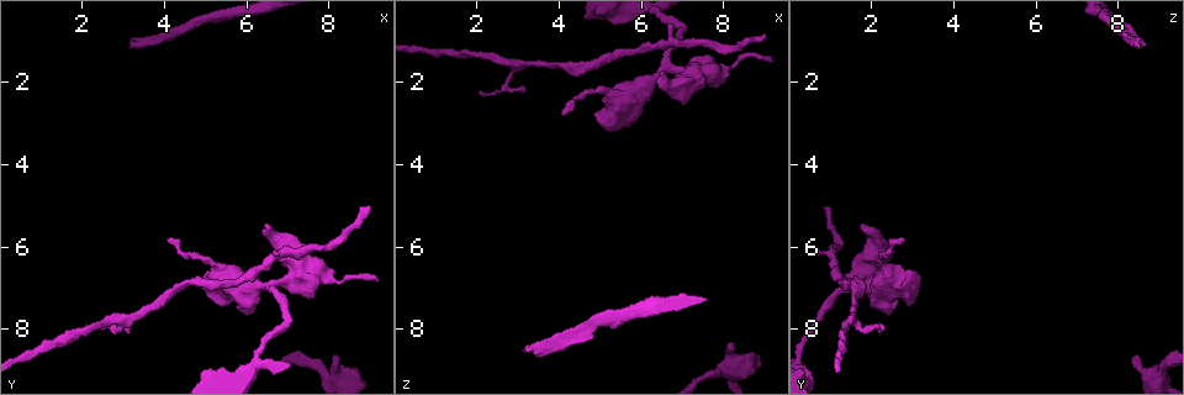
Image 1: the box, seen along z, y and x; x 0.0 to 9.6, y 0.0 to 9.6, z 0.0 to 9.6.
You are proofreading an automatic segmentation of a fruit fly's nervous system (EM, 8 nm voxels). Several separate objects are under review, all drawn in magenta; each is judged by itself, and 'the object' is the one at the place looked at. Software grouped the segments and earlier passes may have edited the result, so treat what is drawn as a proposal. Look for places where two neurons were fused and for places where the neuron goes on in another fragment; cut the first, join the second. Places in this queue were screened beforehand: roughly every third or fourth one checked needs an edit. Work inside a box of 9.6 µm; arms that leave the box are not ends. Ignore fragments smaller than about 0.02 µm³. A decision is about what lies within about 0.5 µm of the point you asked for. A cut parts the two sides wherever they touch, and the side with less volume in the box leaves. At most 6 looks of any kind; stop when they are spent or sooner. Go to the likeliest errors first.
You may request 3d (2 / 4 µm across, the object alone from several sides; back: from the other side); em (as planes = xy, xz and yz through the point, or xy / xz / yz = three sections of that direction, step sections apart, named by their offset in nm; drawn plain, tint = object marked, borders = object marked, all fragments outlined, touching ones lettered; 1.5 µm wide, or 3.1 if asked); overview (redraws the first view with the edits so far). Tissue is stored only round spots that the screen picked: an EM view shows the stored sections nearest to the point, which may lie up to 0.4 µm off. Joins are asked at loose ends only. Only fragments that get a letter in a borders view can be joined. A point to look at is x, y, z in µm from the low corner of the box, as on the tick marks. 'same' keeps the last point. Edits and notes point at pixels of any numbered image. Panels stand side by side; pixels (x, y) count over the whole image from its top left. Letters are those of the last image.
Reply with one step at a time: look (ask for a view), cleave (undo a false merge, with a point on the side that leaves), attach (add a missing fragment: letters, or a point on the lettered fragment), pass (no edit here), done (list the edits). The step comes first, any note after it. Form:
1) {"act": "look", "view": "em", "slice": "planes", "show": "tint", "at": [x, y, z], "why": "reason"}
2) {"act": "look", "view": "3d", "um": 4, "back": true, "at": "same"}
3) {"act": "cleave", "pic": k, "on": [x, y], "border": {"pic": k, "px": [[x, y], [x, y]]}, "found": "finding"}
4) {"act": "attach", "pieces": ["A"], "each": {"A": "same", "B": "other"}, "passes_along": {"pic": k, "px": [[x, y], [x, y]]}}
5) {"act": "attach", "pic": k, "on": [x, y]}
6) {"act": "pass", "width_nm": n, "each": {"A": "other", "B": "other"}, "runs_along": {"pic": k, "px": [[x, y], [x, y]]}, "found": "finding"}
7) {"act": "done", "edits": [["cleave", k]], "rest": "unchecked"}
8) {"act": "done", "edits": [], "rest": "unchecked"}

{"act": "look", "view": "em", "slice": "planes", "show": "borders", "at": [3.15, 1.20, 8.50], "why": "an open end"}

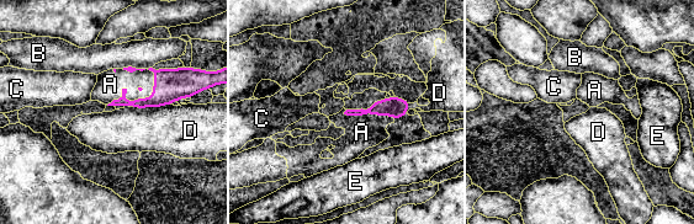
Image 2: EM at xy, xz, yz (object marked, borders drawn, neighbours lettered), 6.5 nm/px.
{"act": "attach", "pieces": ["A"], "each": {"A": "same", "B": "other", "C": "other", "D": "other", "E": "other"}, "passes_along": {"pic": 2, "px": [[170, 85], [134, 99], [110, 84]]}, "found": "it goes on there"}

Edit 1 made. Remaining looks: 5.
{"act": "look", "view": "em", "slice": "xz", "step": 8, "show": "borders", "at": [9.05, 5.00, 0.85], "why": "long arm stops here"}

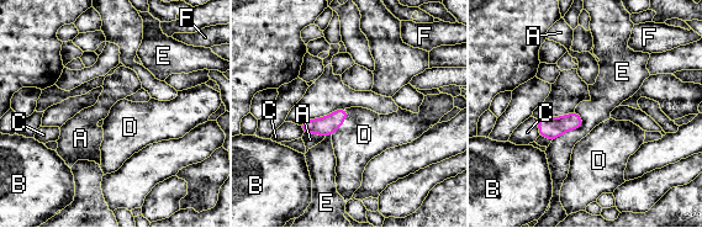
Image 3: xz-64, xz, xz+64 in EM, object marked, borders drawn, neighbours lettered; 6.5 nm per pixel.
{"act": "attach", "pieces": ["D"], "each": {"A": "other", "B": "other", "C": "other", "D": "same", "E": "other", "F": "other"}, "passes_along": {"pic": 3, "px": [[325, 126], [343, 121], [364, 134]]}, "found": "the neuron continues"}

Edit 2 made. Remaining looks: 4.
{"act": "look", "view": "3d", "um": 4, "at": [6.50, 5.55, 1.75], "why": "branch stops here"}

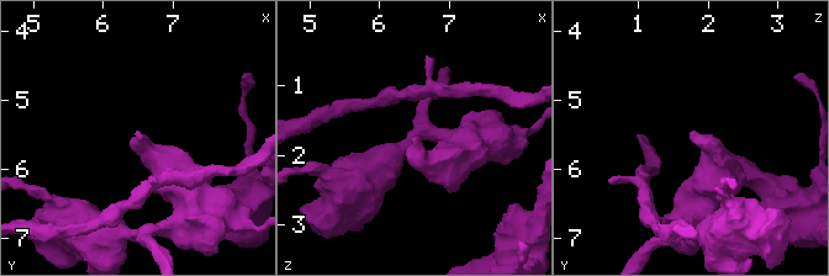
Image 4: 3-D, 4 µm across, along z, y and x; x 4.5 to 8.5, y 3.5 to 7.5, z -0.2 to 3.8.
{"act": "look", "view": "em", "slice": "planes", "show": "borders", "at": [6.50, 5.55, 1.75], "why": "need the tissue"}

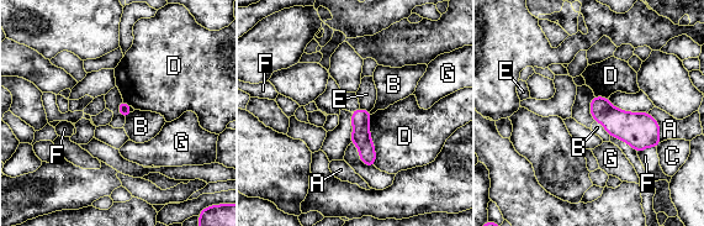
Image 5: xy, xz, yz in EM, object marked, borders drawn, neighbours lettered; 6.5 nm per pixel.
{"act": "pass", "longest_contact_nm": ["D", 340], "each": {"A": "other", "B": "other", "C": "other", "D": "other", "E": "other", "F": "other", "G": "other"}, "runs_along": {"pic": 5, "px": [[360, 111], [360, 136], [371, 162]]}, "found": "no lettered fragment goes on from it"}

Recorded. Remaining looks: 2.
{"act": "done", "edits": [["attach", 2], ["attach", 3]], "rest": "unchecked"}

